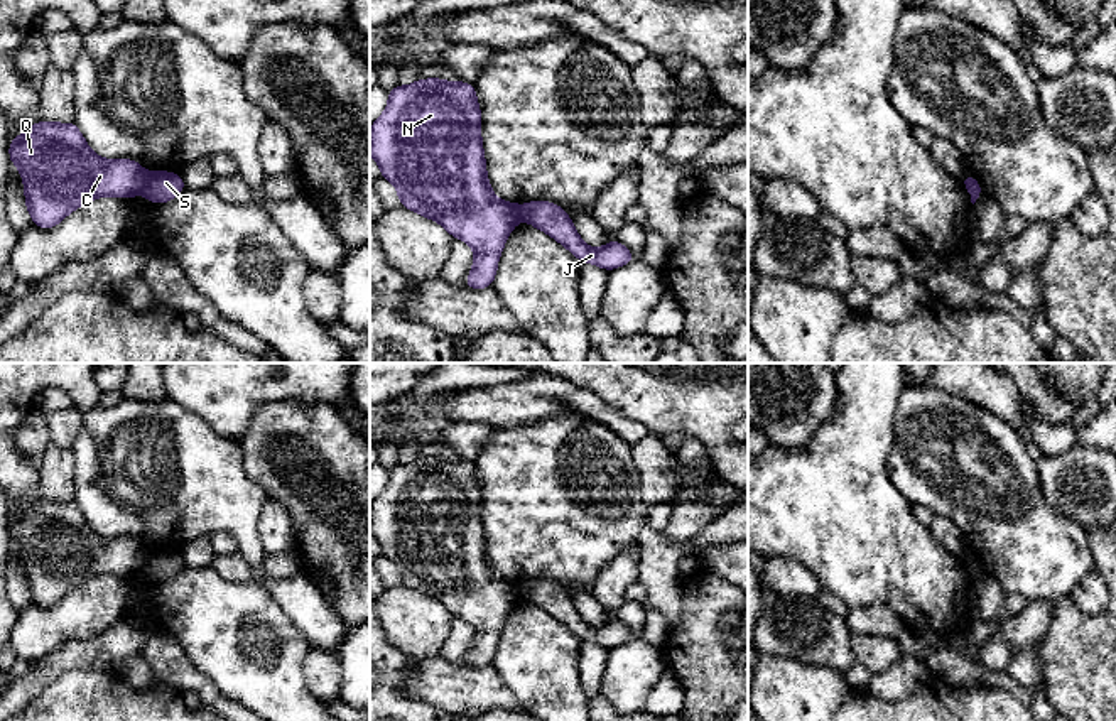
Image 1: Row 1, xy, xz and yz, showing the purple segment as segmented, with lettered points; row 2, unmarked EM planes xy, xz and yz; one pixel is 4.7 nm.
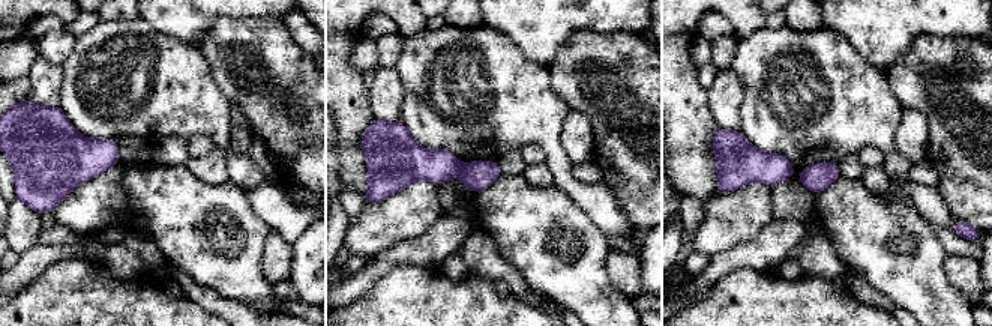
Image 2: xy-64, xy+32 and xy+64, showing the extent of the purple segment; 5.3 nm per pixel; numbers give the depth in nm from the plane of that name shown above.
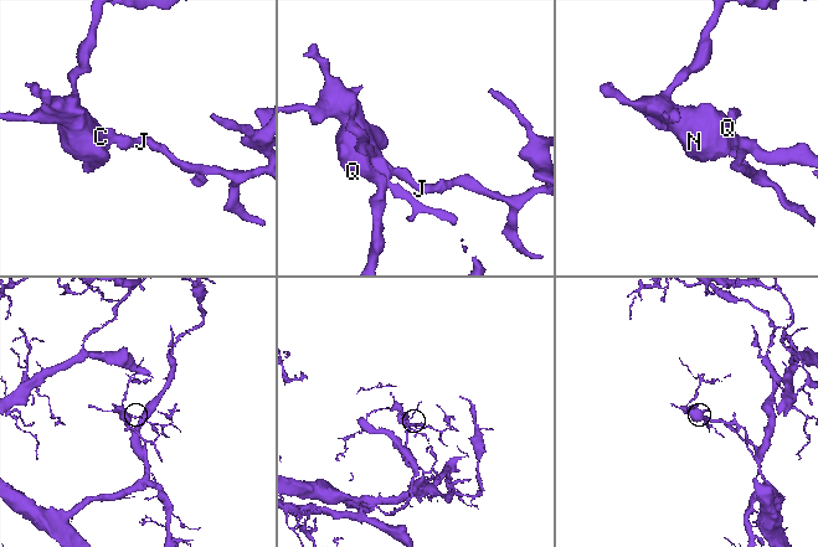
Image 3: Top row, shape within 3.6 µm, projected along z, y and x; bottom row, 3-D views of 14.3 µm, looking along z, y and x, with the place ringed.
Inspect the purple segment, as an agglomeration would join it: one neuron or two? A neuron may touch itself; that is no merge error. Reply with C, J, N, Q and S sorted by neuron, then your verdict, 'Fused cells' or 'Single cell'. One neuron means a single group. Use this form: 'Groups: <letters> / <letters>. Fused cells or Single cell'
Groups: C N Q / J S. Fused cells

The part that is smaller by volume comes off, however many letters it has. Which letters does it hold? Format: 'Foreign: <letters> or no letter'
Foreign: J, S

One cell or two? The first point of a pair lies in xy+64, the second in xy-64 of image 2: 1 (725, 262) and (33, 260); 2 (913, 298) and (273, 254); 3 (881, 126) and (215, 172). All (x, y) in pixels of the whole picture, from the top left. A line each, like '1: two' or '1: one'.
1: one
2: two
3: two

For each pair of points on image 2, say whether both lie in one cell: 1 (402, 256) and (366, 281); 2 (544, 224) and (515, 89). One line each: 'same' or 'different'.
1: same
2: different

